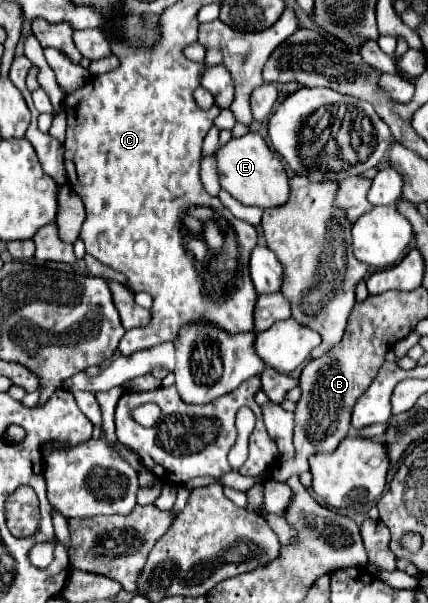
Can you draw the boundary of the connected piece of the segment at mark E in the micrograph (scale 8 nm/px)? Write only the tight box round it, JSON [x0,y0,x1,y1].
[216,131,290,209]

